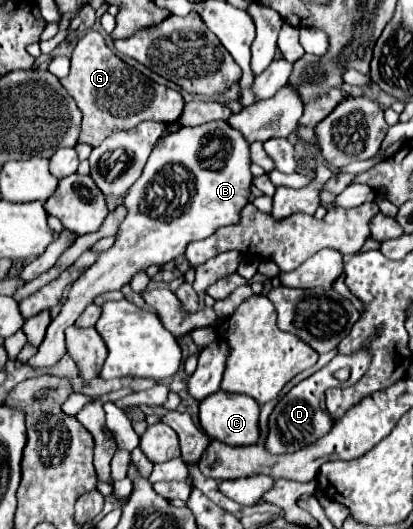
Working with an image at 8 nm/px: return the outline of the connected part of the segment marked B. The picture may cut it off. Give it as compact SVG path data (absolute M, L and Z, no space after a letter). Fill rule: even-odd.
M223 120L207 122L207 124L201 124L201 126L193 126L193 128L181 128L179 132L173 132L173 134L165 136L163 140L159 140L157 146L155 146L155 150L149 156L149 162L147 162L141 178L125 194L123 204L127 206L129 214L127 214L127 218L119 226L119 238L117 238L117 242L113 244L113 248L109 248L107 252L103 252L97 258L97 262L79 276L77 282L73 282L73 286L69 290L67 302L61 306L61 312L57 314L57 318L49 324L47 334L45 334L45 340L41 342L37 354L27 364L31 368L51 368L51 366L55 366L63 358L63 354L65 354L65 336L63 336L65 328L71 326L71 324L75 324L75 320L79 318L79 314L99 294L109 292L109 290L119 290L121 286L129 284L129 280L131 280L133 274L137 274L139 270L143 270L143 268L147 268L151 264L167 264L167 262L183 256L183 252L185 252L185 248L187 248L187 244L191 240L203 240L203 238L211 236L221 226L239 224L239 210L249 204L249 192L251 192L251 180L253 180L253 174L251 174L249 166L251 166L251 160L249 160L249 144L245 142L243 136L239 136L239 132L235 132ZM209 138L219 140L219 150L213 156L205 154L205 146L209 144ZM171 164L183 166L193 176L195 194L191 196L191 202L189 202L187 208L183 208L183 212L181 210L177 212L177 208L173 208L169 204L169 200L165 198L165 190L163 190L165 176L163 176L163 170L165 170L165 166L171 166Z

